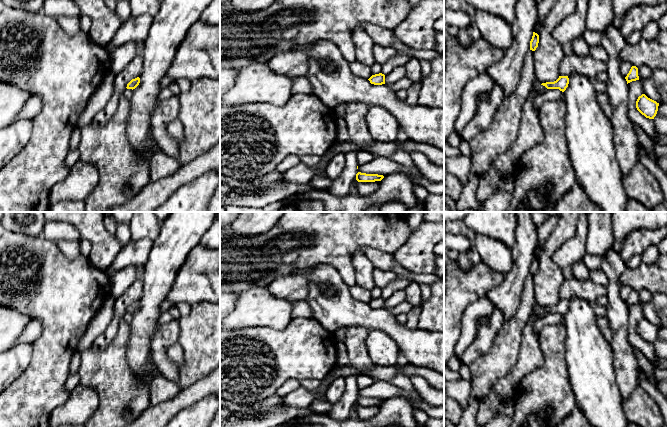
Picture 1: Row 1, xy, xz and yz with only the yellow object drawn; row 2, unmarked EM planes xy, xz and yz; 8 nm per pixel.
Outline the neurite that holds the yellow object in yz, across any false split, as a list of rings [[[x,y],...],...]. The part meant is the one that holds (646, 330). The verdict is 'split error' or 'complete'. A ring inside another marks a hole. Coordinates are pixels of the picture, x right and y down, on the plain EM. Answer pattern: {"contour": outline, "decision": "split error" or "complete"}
{"contour": [[[645,318],[638,321],[636,325],[637,334],[646,342],[654,343],[657,338],[659,327],[648,322]]], "decision": "complete"}

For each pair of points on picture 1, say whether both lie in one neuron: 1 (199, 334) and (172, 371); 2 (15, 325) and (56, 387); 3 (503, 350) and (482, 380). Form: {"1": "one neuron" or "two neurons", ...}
{"1": "two neurons", "2": "two neurons", "3": "one neuron"}

